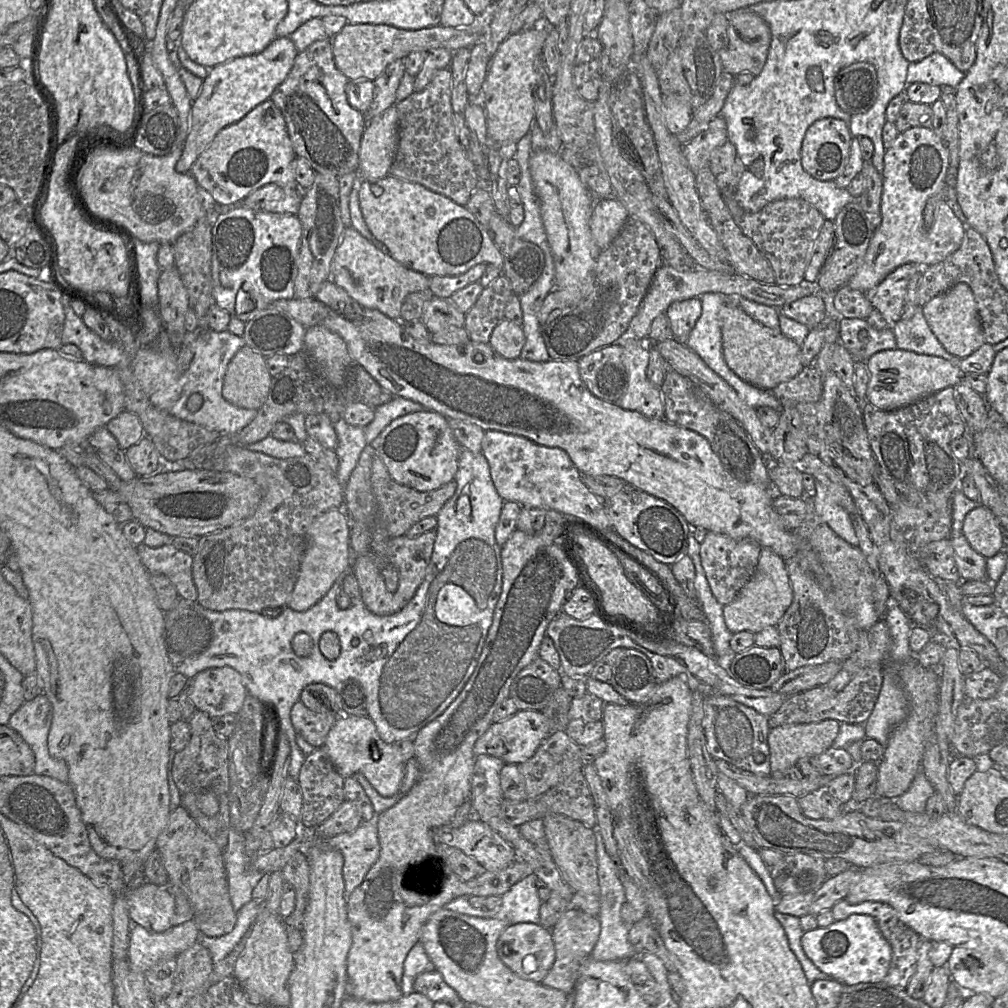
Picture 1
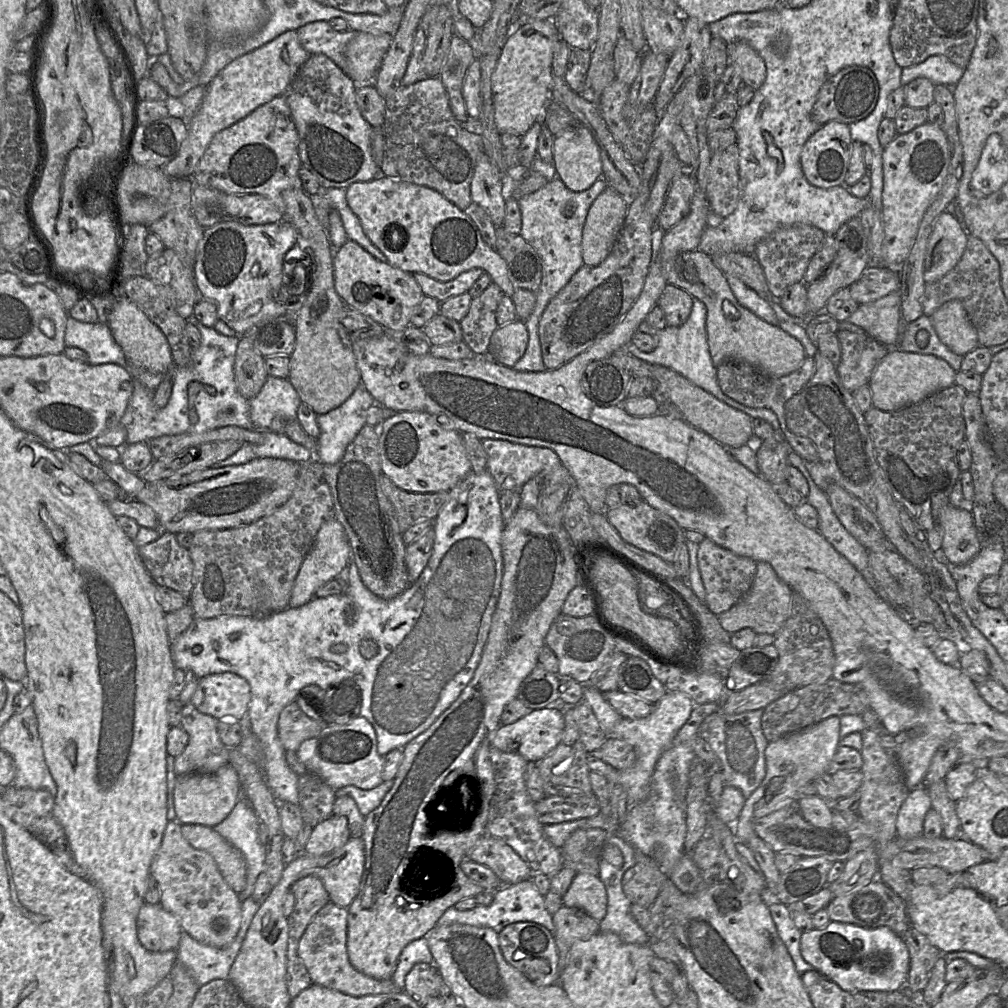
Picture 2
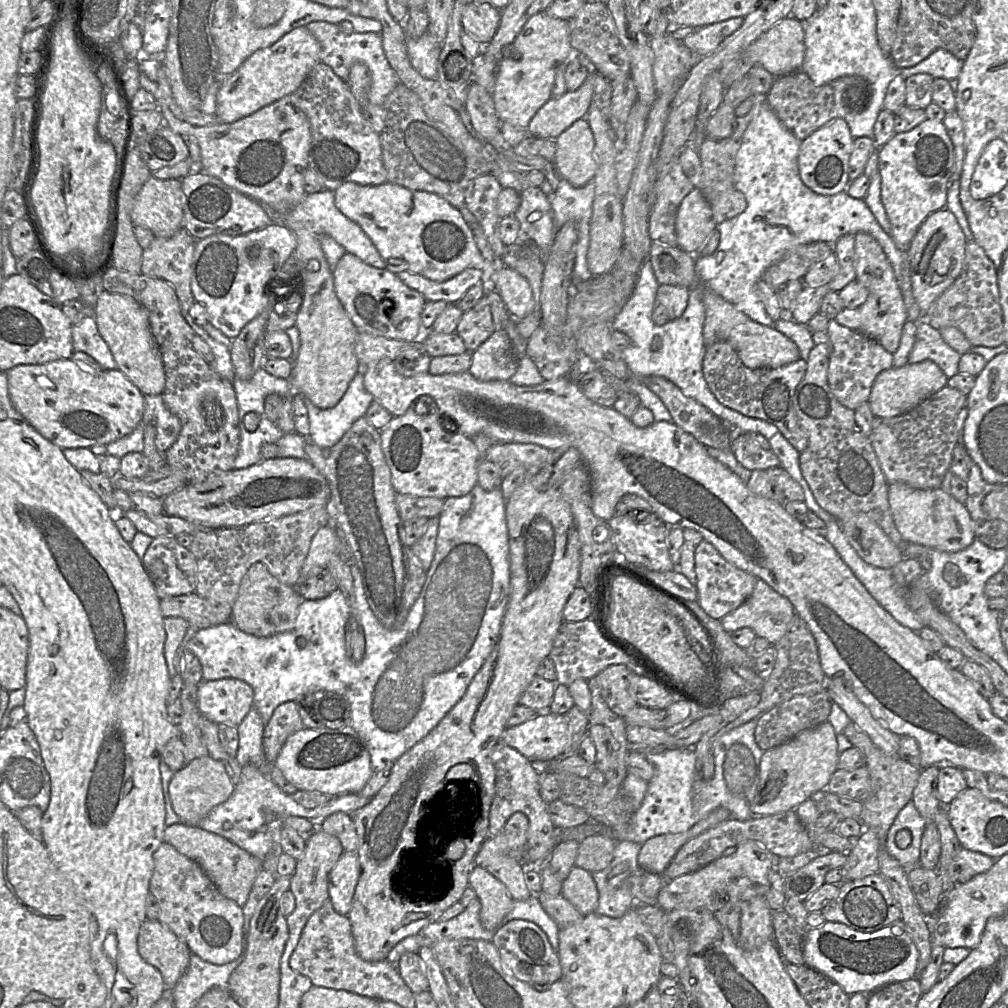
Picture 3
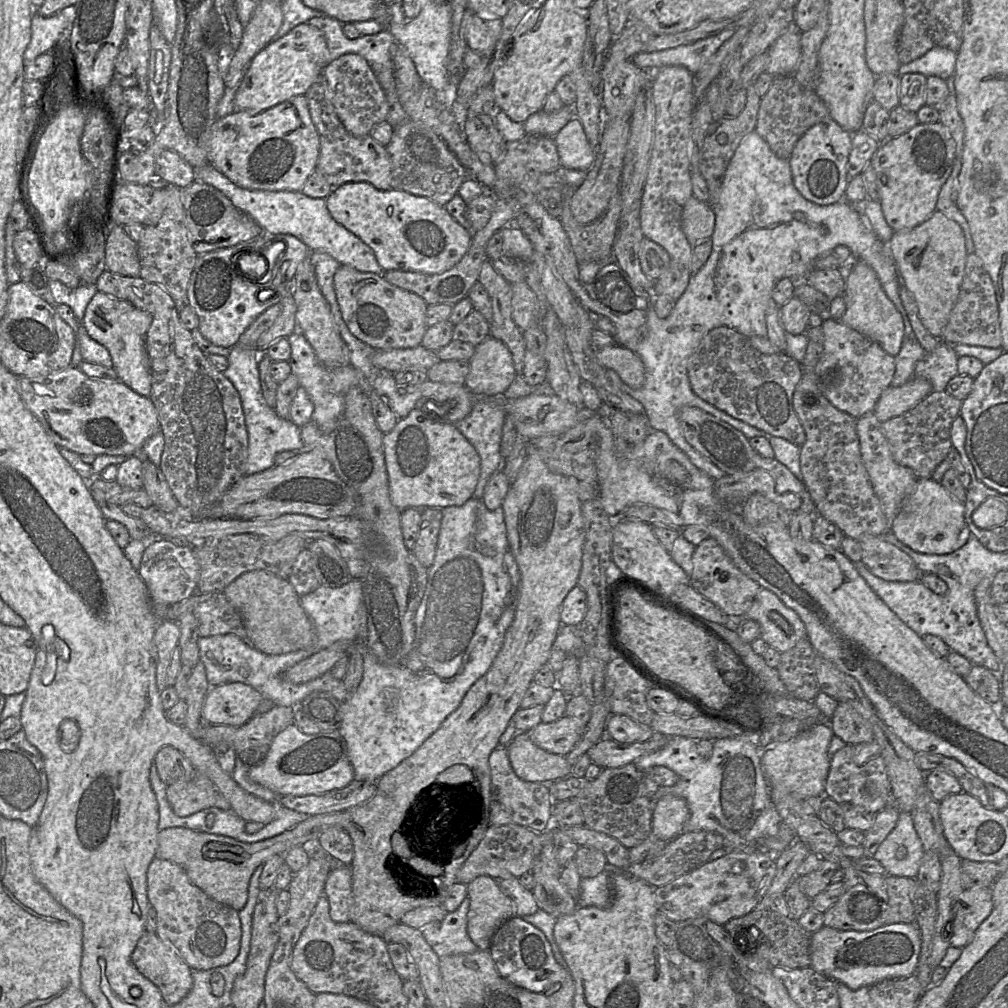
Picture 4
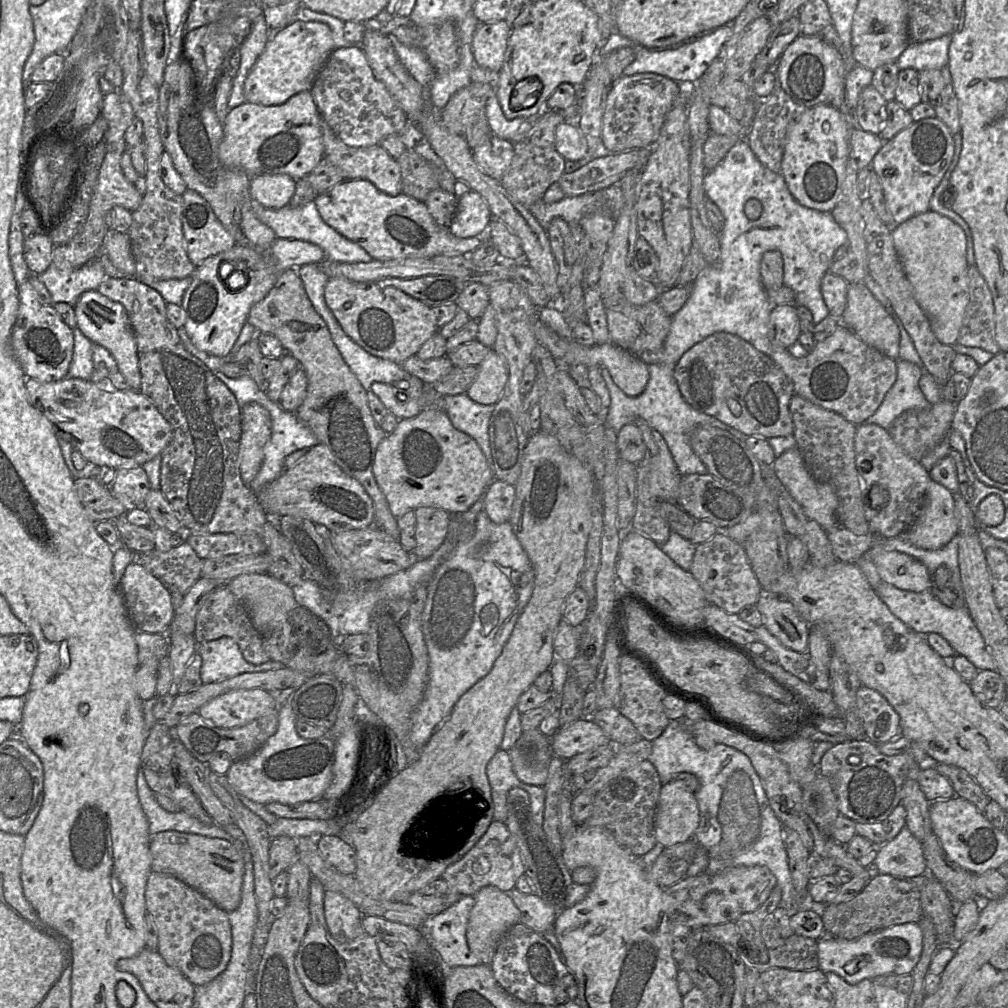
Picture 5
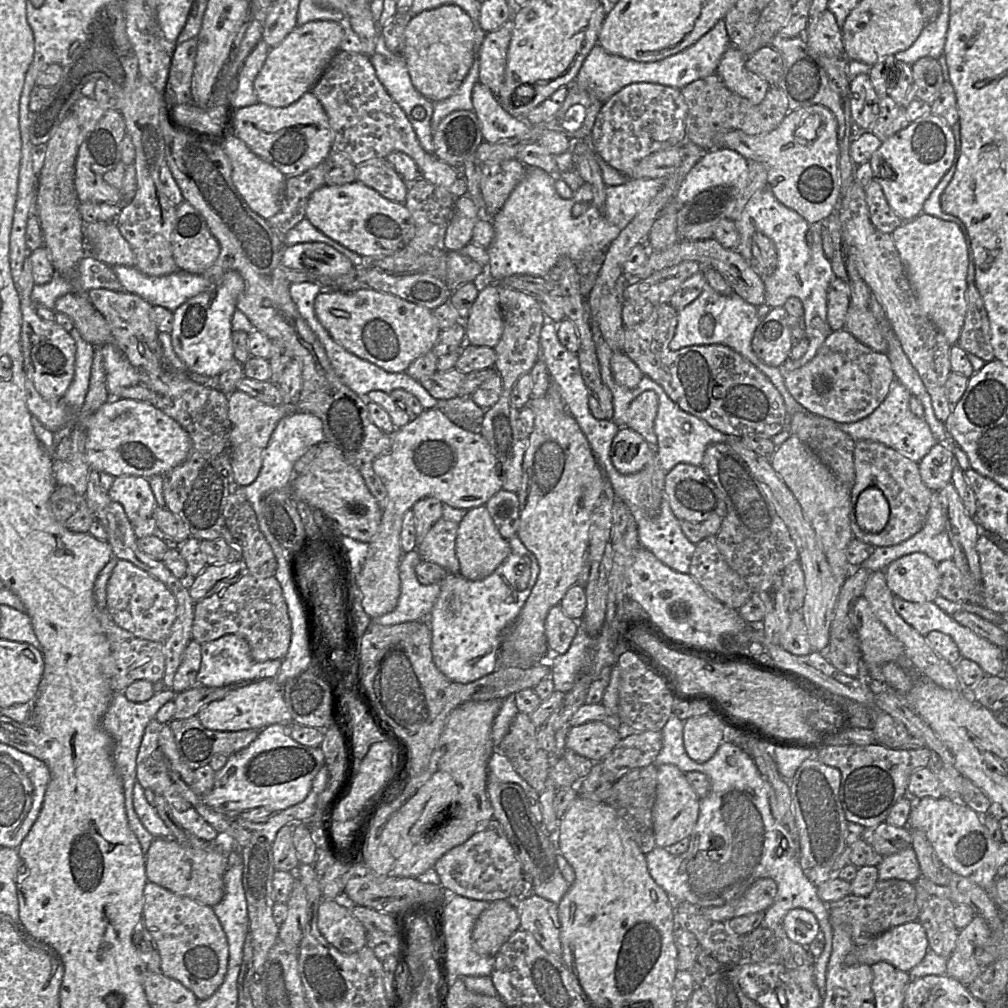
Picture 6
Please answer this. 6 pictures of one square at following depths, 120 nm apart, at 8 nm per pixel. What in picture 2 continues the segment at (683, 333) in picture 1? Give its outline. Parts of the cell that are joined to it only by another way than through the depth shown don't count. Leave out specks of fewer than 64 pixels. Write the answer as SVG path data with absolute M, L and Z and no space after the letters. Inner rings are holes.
M667 283L658 300L667 326L677 327L684 324L691 313L693 300L693 296L685 289Z

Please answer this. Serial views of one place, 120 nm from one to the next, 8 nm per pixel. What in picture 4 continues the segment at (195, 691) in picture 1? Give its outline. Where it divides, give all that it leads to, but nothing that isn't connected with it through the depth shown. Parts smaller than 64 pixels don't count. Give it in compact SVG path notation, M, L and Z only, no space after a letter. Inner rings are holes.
M242 682L211 687L203 703L203 717L211 725L239 727L256 713L262 694Z

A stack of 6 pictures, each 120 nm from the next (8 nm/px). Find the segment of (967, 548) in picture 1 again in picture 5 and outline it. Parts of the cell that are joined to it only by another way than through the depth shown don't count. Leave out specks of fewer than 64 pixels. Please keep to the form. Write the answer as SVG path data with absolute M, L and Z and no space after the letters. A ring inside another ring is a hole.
M930 480L919 516L900 536L918 548L937 550L948 544L957 533L954 493Z

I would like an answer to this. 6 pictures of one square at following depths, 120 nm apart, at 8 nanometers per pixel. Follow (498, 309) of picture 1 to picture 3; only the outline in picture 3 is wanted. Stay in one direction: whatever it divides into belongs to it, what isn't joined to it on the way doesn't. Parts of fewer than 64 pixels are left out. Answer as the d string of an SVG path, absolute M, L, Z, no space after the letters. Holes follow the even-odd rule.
M483 295L474 307L463 312L455 330L470 353L485 342L494 331L487 295Z

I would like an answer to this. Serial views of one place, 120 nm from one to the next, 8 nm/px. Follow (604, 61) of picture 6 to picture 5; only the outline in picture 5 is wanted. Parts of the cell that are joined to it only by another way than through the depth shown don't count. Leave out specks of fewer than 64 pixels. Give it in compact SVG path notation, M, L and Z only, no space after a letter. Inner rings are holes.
M723 25L712 32L704 33L692 40L681 43L678 46L664 49L646 49L614 31L606 40L604 45L598 50L597 56L605 57L613 51L624 47L634 48L636 58L623 70L623 76L650 72L665 76L686 88L690 87L689 85L694 84L701 78L706 69L720 52L721 47L731 38L732 33L733 30L731 25Z

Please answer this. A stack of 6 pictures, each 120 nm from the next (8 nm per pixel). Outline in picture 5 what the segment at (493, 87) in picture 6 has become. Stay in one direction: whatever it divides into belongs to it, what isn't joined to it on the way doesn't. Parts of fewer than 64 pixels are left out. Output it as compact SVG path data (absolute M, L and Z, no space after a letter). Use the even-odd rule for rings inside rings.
M505 20L479 23L472 39L475 64L497 74L504 61L510 33Z

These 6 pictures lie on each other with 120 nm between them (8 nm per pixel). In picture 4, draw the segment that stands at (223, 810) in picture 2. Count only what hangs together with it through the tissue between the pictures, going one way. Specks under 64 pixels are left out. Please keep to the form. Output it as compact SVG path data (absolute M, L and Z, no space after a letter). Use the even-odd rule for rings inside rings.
M196 771L192 780L168 786L166 797L173 812L179 817L187 817L210 807L230 809L230 804L212 781Z

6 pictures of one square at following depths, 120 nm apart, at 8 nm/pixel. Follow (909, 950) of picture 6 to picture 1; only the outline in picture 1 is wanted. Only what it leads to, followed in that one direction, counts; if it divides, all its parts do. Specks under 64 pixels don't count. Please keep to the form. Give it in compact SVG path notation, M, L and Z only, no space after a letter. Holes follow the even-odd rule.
M852 914L827 927L804 932L801 946L805 955L821 972L848 986L883 982L892 957L891 946L881 934L874 918L861 914Z

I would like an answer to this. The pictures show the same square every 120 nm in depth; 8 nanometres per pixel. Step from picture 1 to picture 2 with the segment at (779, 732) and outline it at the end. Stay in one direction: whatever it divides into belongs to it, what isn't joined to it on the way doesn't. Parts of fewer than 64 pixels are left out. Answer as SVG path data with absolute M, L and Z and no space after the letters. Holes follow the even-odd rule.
M832 716L798 732L768 742L765 749L766 774L760 786L746 799L741 813L732 825L738 842L747 844L756 835L754 823L783 804L800 798L800 790L817 777L828 773L839 746L840 717Z

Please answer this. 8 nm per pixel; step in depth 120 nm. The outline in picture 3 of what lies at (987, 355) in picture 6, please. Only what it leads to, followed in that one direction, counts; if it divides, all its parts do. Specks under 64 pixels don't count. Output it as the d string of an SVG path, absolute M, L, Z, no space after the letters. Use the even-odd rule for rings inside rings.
M975 240L966 244L963 268L956 280L934 301L921 320L933 328L959 329L972 346L997 347L1004 343L1003 313L1000 304L997 270Z

